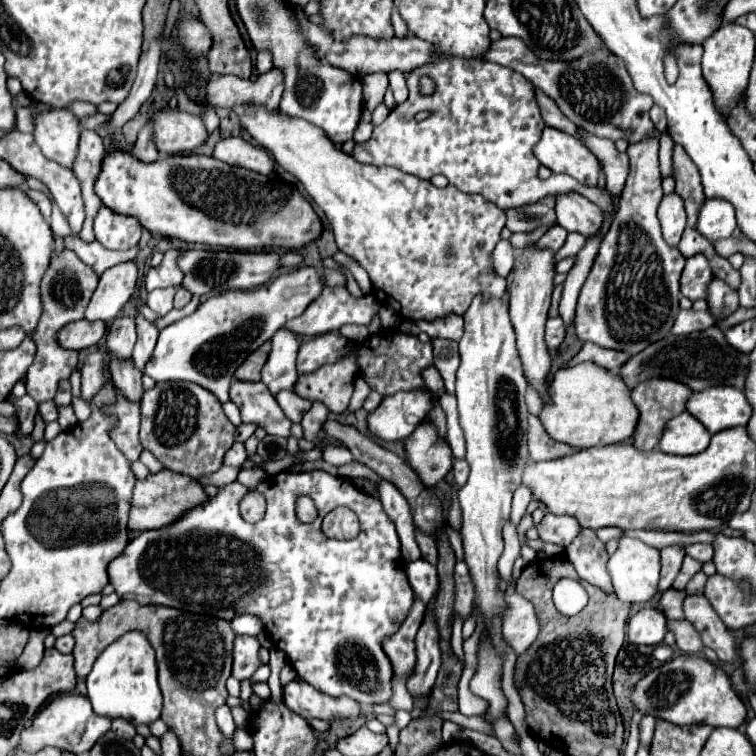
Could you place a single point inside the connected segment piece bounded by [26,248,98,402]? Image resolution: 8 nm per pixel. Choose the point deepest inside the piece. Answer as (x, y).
(68, 285)

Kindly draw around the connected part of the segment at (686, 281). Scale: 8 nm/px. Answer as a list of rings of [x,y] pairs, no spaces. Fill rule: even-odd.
[[[694,254],[686,260],[682,280],[680,280],[680,292],[694,300],[706,300],[708,298],[708,284],[714,280],[710,262],[704,254]]]

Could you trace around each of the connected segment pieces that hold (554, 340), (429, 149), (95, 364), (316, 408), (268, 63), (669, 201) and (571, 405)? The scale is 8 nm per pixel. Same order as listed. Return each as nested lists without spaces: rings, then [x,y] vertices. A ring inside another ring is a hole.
[[[548,318],[546,322],[546,344],[550,350],[558,348],[564,342],[564,324],[560,318]]]
[[[438,50],[440,60],[434,64],[416,68],[408,76],[408,88],[410,88],[410,100],[396,106],[388,118],[374,128],[372,138],[364,144],[356,144],[352,156],[364,164],[374,164],[374,166],[394,166],[400,168],[402,172],[416,174],[422,180],[430,180],[434,174],[444,174],[450,184],[454,184],[458,190],[464,190],[468,194],[482,194],[486,200],[494,202],[498,208],[508,210],[524,204],[538,202],[540,198],[548,194],[564,194],[564,192],[580,192],[594,204],[598,204],[606,214],[612,212],[612,198],[606,190],[600,190],[598,186],[584,186],[576,182],[574,178],[548,178],[540,180],[536,176],[538,164],[534,156],[534,146],[540,140],[540,110],[536,106],[534,98],[534,88],[532,84],[518,72],[492,64],[492,62],[482,62],[482,60],[464,60],[456,56],[448,56],[442,50]],[[428,76],[434,80],[436,88],[430,96],[424,96],[420,92],[420,80]],[[426,110],[430,116],[426,120],[416,122],[414,114]]]
[[[94,352],[88,354],[88,358],[84,360],[80,372],[82,372],[82,398],[88,402],[92,400],[92,396],[102,388],[106,374],[102,372],[102,360],[104,354],[102,352]]]
[[[312,402],[312,408],[304,414],[304,418],[302,418],[302,428],[304,428],[304,440],[308,440],[308,442],[312,442],[312,444],[330,444],[328,440],[324,440],[324,438],[320,438],[318,436],[318,432],[320,432],[320,428],[322,428],[322,424],[324,424],[324,420],[326,420],[326,416],[328,416],[328,408],[322,404],[322,402]]]
[[[260,50],[258,56],[256,56],[256,70],[262,74],[262,72],[268,72],[272,68],[272,54],[270,50]]]
[[[672,192],[666,194],[660,202],[658,208],[658,220],[662,226],[662,236],[670,246],[678,246],[680,236],[686,228],[686,210],[684,210],[684,200]]]
[[[582,362],[578,366],[560,368],[548,390],[552,404],[544,406],[538,418],[542,420],[546,432],[558,442],[578,448],[592,448],[622,442],[636,432],[640,412],[632,402],[632,390],[620,382],[620,374],[606,372],[592,362]]]

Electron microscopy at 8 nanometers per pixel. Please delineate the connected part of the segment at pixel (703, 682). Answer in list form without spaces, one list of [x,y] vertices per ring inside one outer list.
[[[682,654],[644,676],[632,692],[632,700],[642,714],[674,724],[710,724],[714,728],[740,728],[746,722],[746,706],[734,692],[724,668],[696,654]]]

